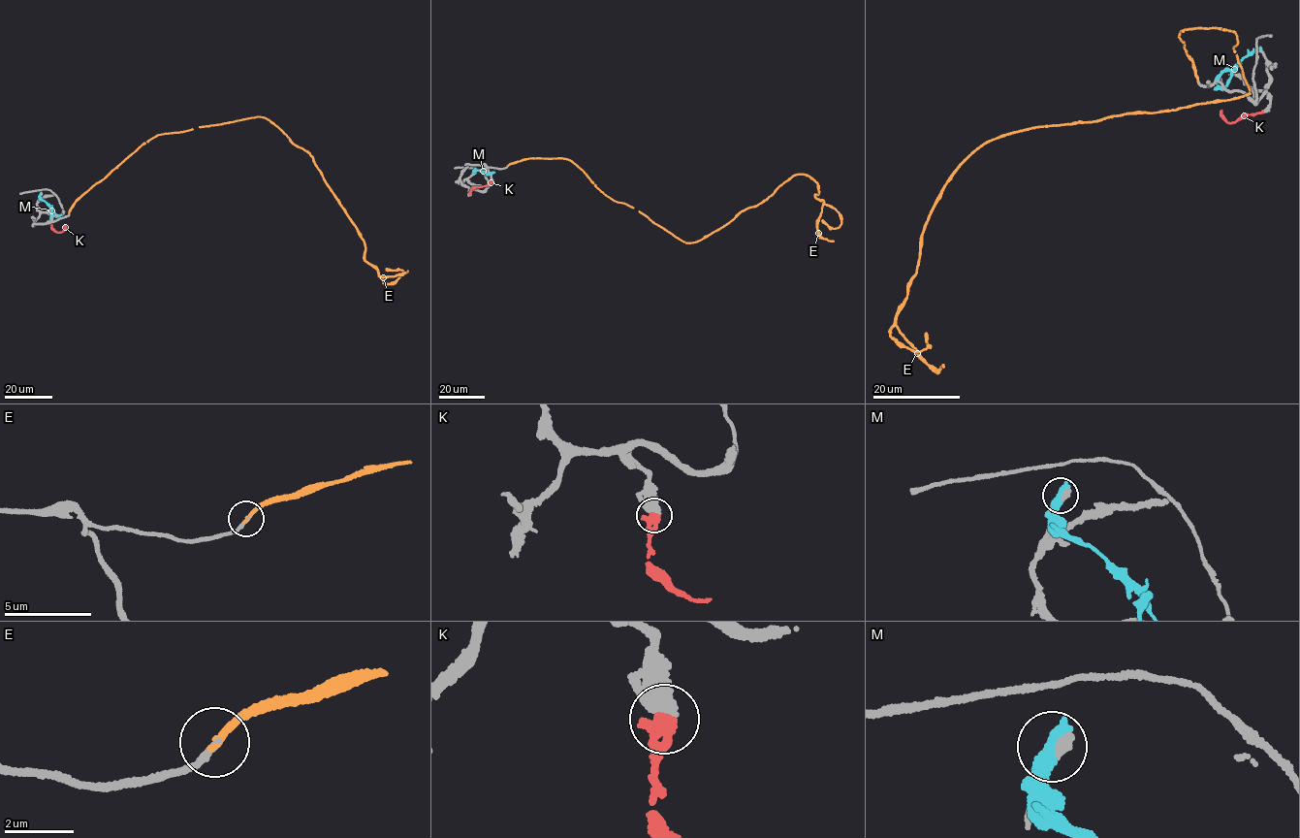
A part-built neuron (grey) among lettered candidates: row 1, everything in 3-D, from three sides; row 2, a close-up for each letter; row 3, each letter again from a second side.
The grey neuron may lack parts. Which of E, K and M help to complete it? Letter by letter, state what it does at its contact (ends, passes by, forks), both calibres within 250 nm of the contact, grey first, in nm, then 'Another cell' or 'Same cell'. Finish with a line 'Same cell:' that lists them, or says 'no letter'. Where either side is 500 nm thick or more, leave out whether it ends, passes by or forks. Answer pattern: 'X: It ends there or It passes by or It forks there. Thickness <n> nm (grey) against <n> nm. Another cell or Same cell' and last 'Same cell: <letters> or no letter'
E: It ends there. Thickness 220 nm (grey) against 220 nm. Same cell
K: Thickness 500 nm (grey) against 440 nm. Same cell
M: Thickness 400 nm (grey) against 600 nm. Another cell
Same cell: E, K

